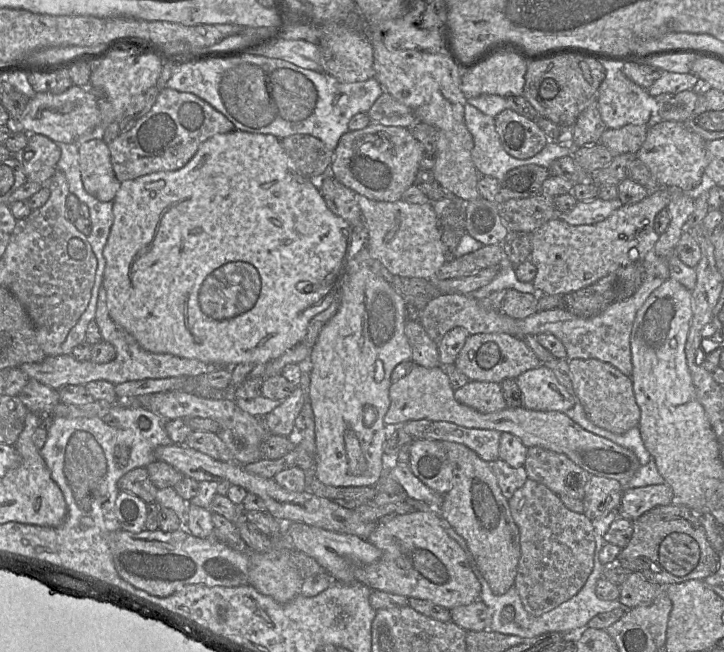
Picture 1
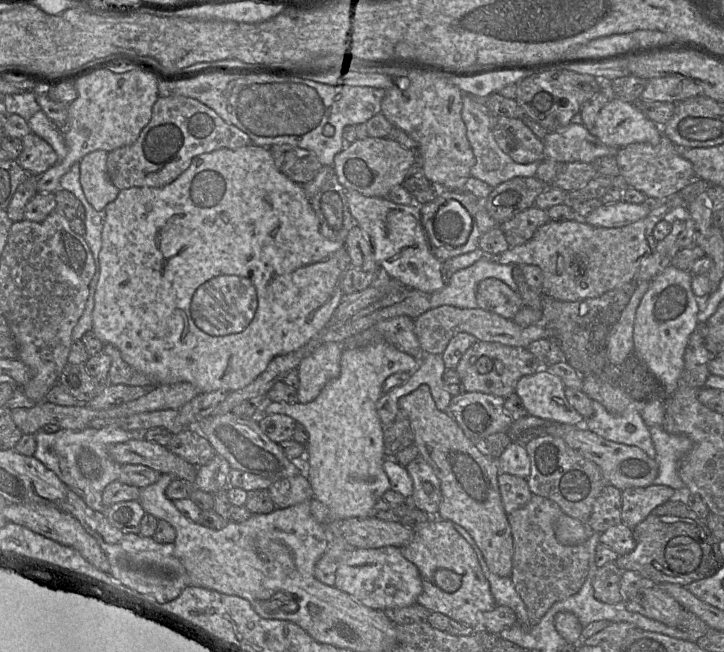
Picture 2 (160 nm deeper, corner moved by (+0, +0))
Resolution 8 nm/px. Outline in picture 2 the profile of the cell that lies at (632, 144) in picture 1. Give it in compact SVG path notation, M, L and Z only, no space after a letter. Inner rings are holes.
M570 123L560 131L548 133L543 143L544 156L560 163L592 163L618 152L618 148L602 143L583 124Z

